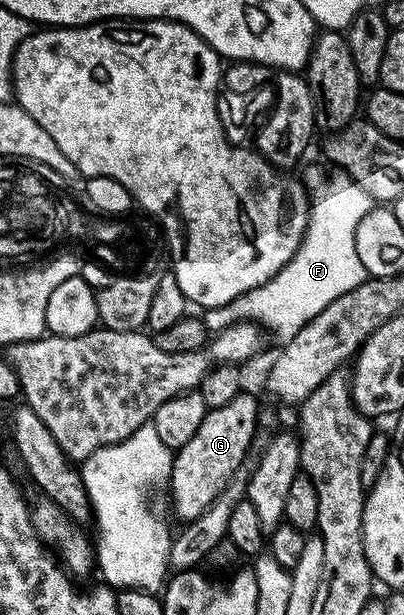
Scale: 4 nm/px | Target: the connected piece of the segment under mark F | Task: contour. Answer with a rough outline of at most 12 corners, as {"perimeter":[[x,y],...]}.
{"perimeter":[[301,172],[310,216],[266,284],[204,315],[279,341],[368,278],[356,225],[368,196],[348,173]]}

